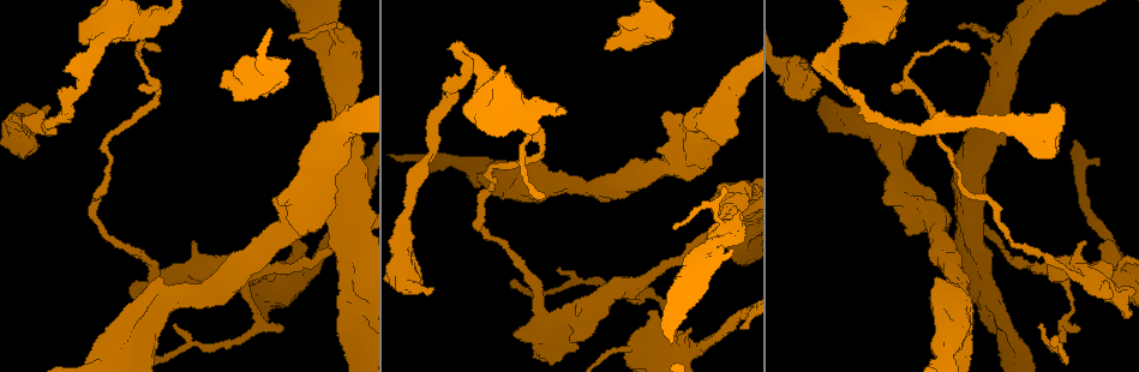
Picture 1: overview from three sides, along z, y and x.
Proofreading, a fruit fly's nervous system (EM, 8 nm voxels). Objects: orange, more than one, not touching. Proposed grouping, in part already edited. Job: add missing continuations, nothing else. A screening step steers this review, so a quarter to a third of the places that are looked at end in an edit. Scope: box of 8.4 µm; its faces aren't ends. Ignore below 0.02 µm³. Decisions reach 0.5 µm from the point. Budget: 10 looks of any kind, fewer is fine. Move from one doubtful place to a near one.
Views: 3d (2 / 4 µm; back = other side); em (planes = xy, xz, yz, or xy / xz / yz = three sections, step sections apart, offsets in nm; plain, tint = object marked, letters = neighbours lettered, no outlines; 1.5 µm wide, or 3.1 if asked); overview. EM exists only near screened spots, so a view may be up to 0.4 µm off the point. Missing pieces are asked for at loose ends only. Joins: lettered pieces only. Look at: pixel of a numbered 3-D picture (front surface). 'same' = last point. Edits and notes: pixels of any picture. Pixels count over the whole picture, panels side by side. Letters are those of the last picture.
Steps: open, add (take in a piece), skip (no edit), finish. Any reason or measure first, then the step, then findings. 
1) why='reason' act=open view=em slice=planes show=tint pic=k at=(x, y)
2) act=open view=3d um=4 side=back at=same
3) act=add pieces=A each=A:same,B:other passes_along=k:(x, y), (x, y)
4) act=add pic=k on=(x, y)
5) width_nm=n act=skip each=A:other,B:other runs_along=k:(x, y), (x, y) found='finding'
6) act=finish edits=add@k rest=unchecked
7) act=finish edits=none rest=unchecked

why='branch stops here' act=open view=3d um=2 pic=1 at=(934, 277)

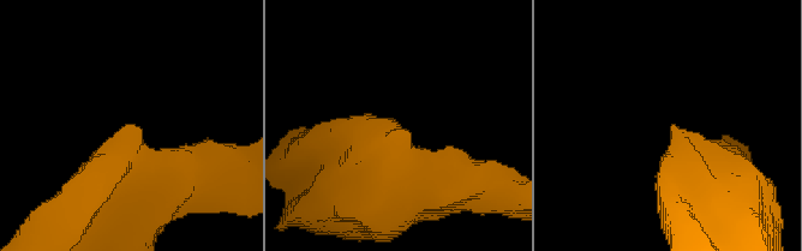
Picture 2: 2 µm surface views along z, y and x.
why='shape alone is not enough' act=open view=em slice=xy step=8 show=tint pic=2 at=(406, 132)

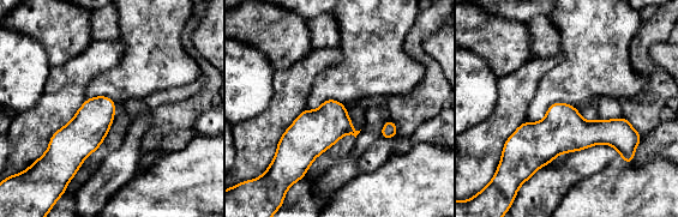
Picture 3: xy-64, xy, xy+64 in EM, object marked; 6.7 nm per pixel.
act=open view=em slice=planes show=letters at=same

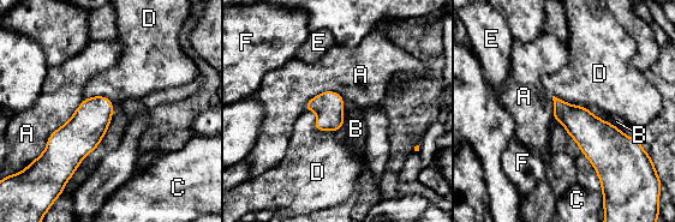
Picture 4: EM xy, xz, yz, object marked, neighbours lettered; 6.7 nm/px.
act=skip each=A:other,B:other,C:other,D:other,E:other,F:other border=4:(84, 100), (49, 136), (39, 156) found='none of them fits'

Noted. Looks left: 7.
why='an open end' act=open view=3d um=2 pic=1 at=(452, 43)

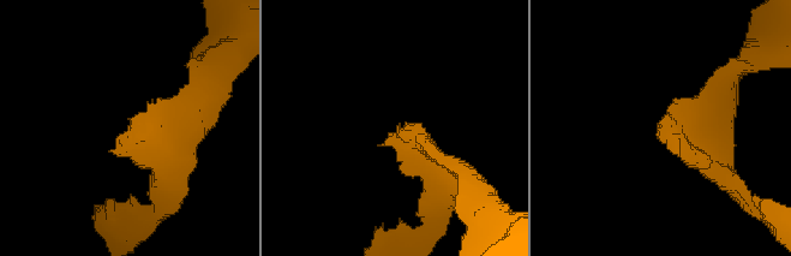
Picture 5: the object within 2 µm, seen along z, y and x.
why='shape alone is not enough' act=open view=em slice=planes show=plain pic=5 at=(661, 120)

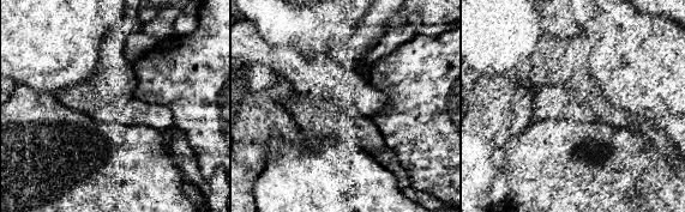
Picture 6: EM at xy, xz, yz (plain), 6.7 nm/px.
act=open view=em slice=planes show=letters at=same

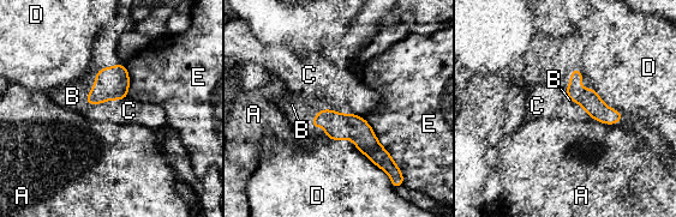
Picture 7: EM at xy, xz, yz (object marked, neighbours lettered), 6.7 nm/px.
width_nm=120 longest_contact=E:360nm act=add pieces=B each=A:other,B:same,C:other,D:other,E:other found='it goes on there'

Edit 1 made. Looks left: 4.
why='thick end' act=open view=3d um=4 side=back pic=1 at=(820, 85)

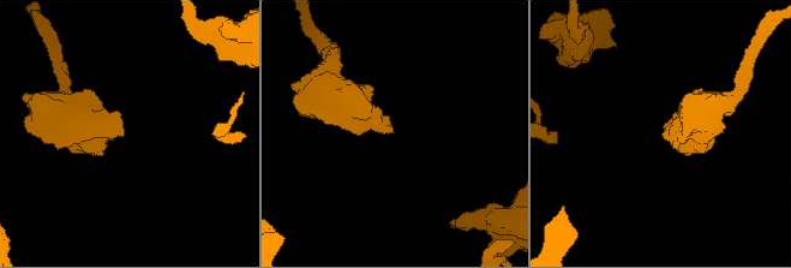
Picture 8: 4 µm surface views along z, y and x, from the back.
act=open view=em slice=yz step=4 show=letters pic=8 at=(392, 130)

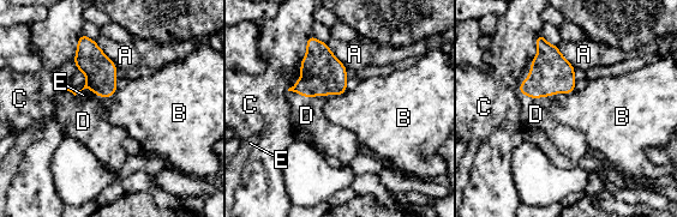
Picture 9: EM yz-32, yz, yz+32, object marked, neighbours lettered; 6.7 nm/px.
act=open view=em slice=planes show=letters at=same

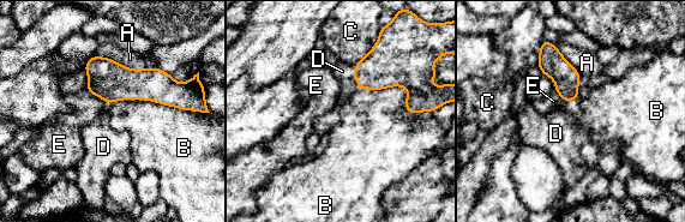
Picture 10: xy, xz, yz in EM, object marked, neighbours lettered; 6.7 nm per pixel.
act=add pieces=D each=A:other,B:other,C:other,D:same,E:other passes_along=10:(389, 62), (354, 76), (342, 71) found='it goes on there'

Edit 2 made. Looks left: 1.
act=finish edits=add@7,add@10 rest=unchecked

